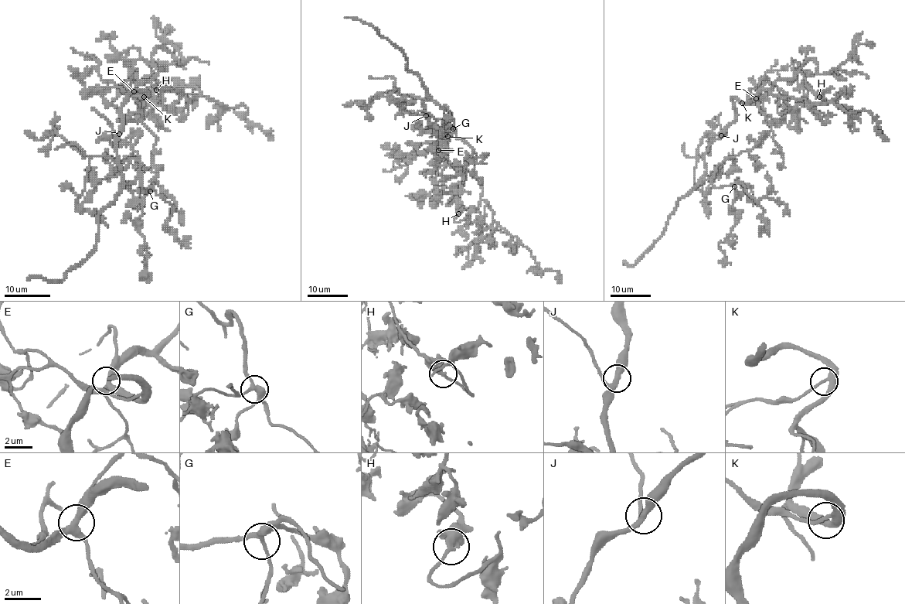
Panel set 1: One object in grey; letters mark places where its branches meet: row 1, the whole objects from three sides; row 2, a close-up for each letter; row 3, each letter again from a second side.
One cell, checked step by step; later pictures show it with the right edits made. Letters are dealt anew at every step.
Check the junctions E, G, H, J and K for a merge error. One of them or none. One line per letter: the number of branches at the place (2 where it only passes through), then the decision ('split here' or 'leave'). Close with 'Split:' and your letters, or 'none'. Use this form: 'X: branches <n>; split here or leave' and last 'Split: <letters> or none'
E: branches 3; leave
G: branches 3; leave
H: branches 3; leave
J: branches 3; leave
K: branches 3; leave
Split: none

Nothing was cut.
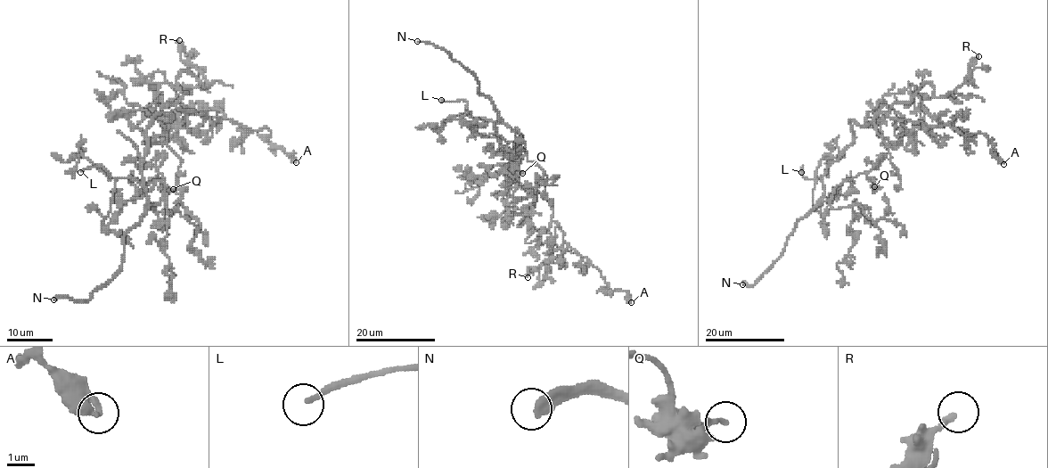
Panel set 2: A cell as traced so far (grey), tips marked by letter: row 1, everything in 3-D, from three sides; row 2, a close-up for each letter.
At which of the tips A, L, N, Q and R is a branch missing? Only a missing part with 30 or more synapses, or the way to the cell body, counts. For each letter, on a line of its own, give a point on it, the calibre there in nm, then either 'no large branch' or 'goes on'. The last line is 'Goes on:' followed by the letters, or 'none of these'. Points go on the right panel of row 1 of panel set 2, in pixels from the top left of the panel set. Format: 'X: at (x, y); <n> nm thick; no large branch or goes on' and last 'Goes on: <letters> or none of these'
A: at (1003, 164); 340 nm thick; no large branch
L: at (801, 172); 180 nm thick; goes on
N: at (742, 284); 360 nm thick; goes on
Q: at (874, 186); 190 nm thick; no large branch
R: at (978, 56); 260 nm thick; no large branch
Goes on: L, N

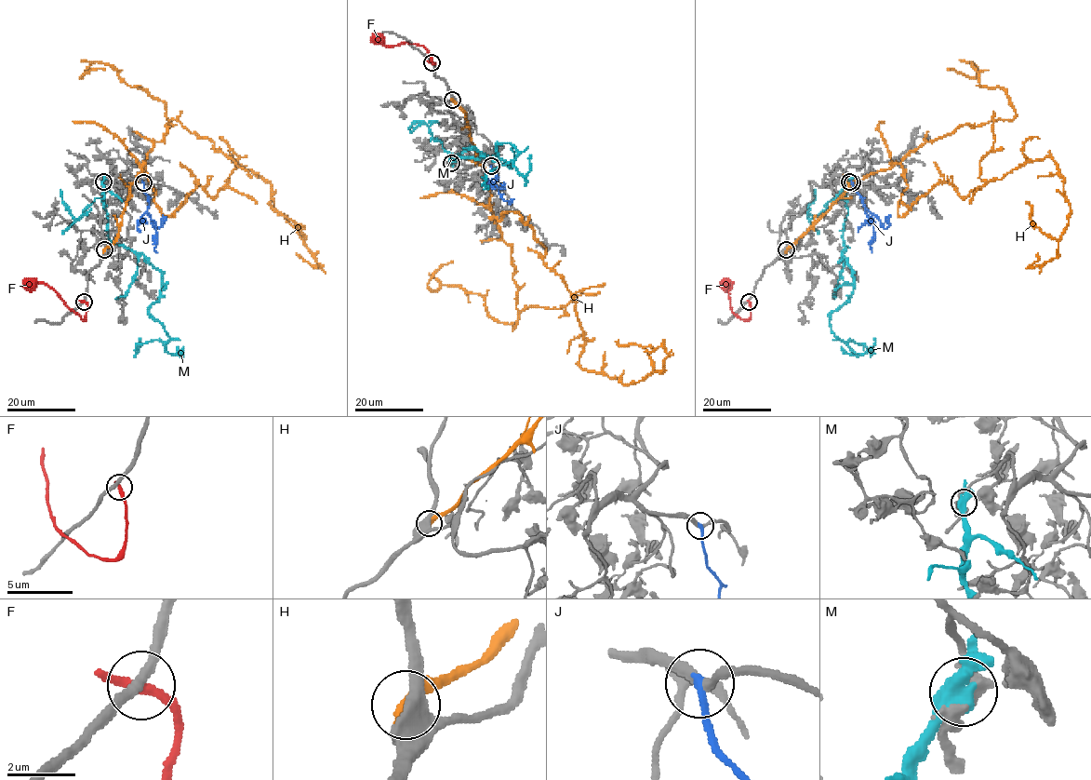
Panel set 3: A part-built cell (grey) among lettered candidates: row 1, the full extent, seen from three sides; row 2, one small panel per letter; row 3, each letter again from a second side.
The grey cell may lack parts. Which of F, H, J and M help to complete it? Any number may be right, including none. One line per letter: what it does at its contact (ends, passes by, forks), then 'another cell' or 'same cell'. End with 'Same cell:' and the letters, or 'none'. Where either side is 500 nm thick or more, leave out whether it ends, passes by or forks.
F: it passes by; another cell
H: it ends; another cell
J: it ends; same cell
M: another cell
Same cell: J

